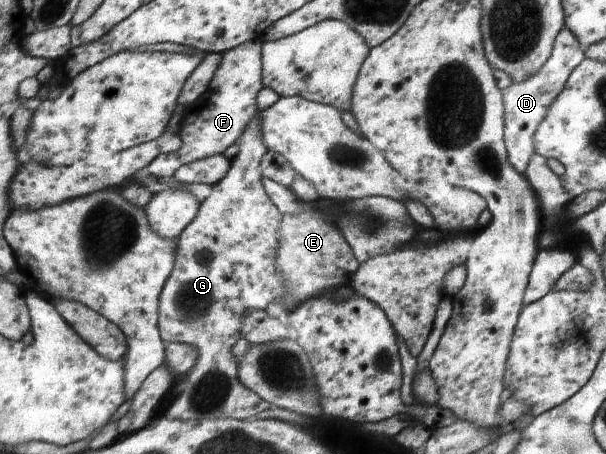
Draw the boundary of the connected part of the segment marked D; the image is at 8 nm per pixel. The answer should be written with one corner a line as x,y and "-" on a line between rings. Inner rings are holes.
563,28
554,42
553,52
549,60
542,66
537,74
520,83
510,82
504,90
503,98
506,103
506,150
509,160
515,170
523,174
529,168
531,158
535,154
535,132
545,120
549,106
553,105
567,85
570,74
574,68
585,58
584,50
581,48
578,38
571,30

